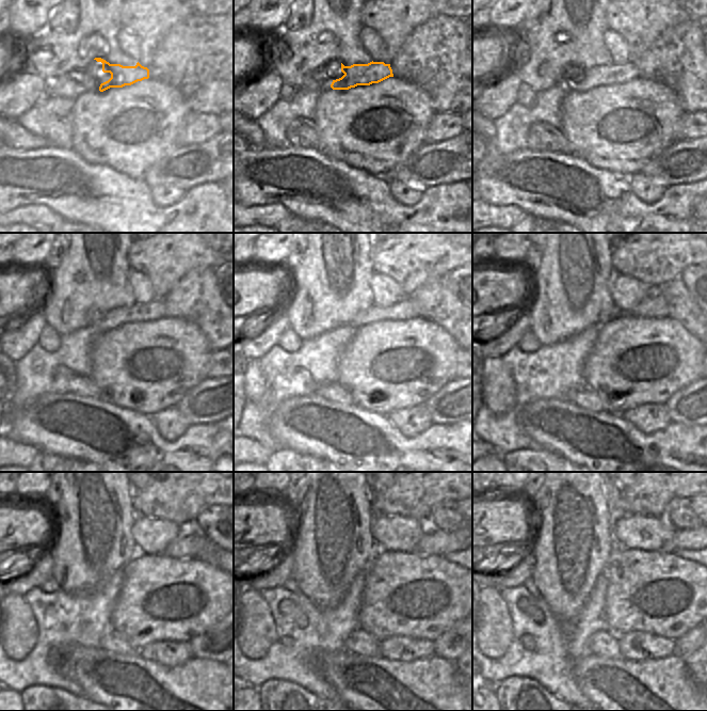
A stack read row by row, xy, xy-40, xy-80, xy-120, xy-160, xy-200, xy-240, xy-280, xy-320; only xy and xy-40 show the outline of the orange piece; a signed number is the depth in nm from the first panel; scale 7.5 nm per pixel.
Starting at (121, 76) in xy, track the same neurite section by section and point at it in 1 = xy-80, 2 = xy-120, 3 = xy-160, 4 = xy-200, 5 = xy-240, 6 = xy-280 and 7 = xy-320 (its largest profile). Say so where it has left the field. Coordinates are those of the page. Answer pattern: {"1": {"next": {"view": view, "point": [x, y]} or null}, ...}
{"1": {"next": {"view": "xy-80", "point": [612, 74]}}, "2": {"next": {"view": "xy-120", "point": [155, 310]}}, "3": {"next": {"view": "xy-160", "point": [403, 310]}}, "4": {"next": {"view": "xy-200", "point": [654, 305]}}, "5": {"next": {"view": "xy-240", "point": [190, 540]}}, "6": {"next": {"view": "xy-280", "point": [434, 541]}}, "7": {"next": {"view": "xy-320", "point": [689, 539]}}}

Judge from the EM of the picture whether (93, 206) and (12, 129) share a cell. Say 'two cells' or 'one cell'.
two cells

